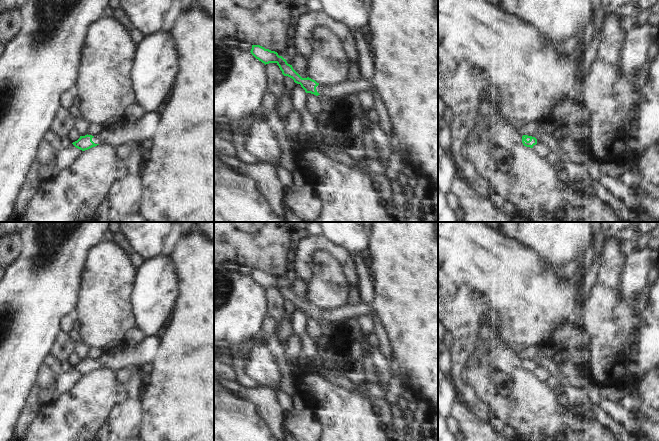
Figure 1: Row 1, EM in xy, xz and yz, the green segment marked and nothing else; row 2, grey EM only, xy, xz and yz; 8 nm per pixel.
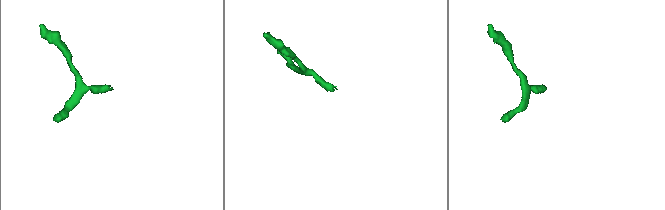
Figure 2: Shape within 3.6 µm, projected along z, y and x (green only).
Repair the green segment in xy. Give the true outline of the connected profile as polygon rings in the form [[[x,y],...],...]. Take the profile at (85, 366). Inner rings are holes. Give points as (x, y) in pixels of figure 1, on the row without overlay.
[[[145,337],[136,346],[125,346],[119,349],[114,348],[103,351],[96,360],[88,358],[80,360],[80,362],[72,368],[82,375],[103,367],[107,367],[113,372],[121,368],[127,368],[133,371],[145,363],[150,363],[159,346],[160,339],[156,337]]]

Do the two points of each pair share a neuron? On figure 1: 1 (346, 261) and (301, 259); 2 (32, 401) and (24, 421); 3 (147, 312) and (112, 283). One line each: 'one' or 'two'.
1: one
2: one
3: two

